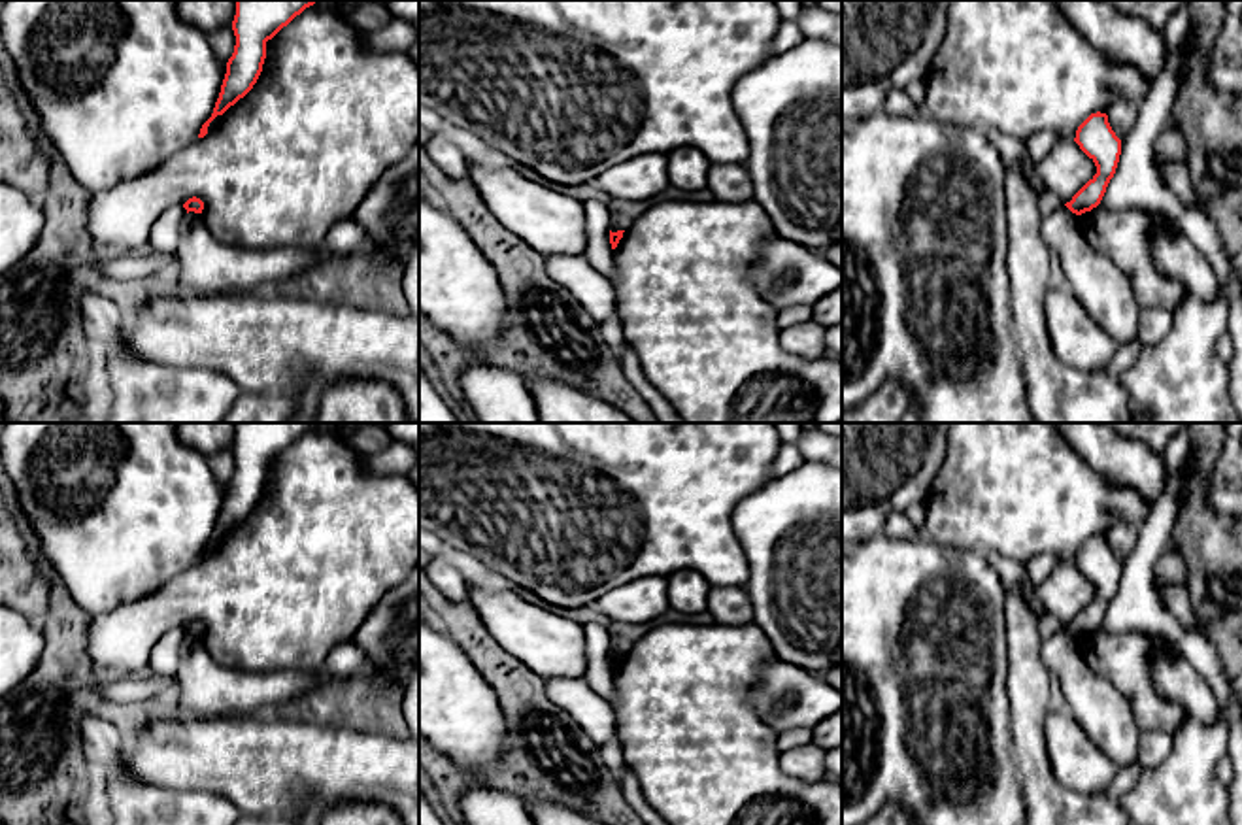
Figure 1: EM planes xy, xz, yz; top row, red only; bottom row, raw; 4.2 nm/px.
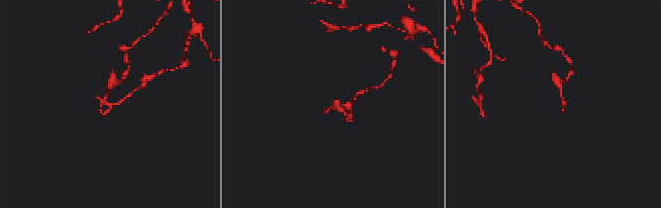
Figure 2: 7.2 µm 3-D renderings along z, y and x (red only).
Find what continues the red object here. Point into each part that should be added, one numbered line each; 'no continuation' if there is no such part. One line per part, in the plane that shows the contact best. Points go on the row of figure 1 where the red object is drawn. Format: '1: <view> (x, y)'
no continuation

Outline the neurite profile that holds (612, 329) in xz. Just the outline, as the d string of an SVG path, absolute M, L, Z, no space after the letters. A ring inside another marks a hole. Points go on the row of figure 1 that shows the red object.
M617 310L612 313L610 319L606 319L600 325L600 330L602 330L606 344L612 347L613 355L617 357L617 361L621 361L625 336L623 336L623 325L621 325Z

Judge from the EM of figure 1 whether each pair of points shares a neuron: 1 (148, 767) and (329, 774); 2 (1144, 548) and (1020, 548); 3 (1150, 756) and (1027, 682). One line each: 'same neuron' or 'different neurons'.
1: same neuron
2: different neurons
3: different neurons

